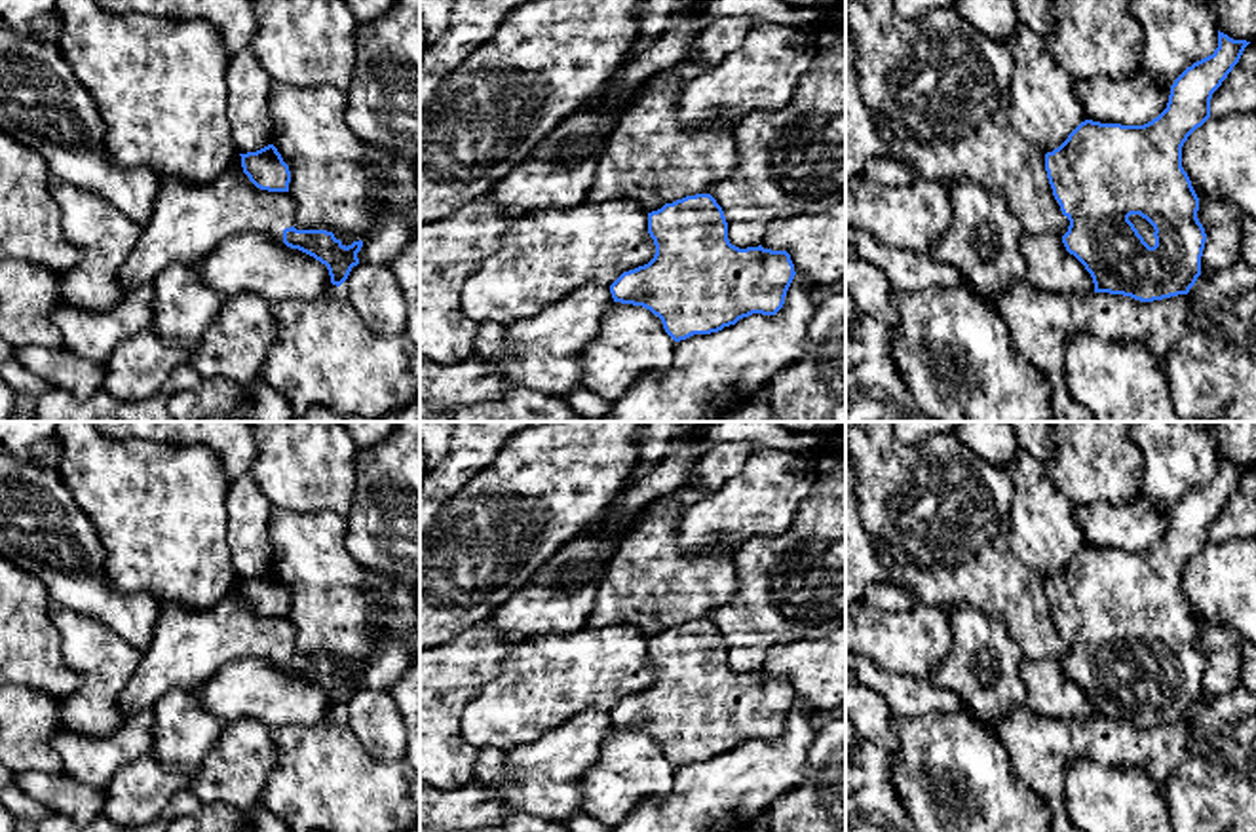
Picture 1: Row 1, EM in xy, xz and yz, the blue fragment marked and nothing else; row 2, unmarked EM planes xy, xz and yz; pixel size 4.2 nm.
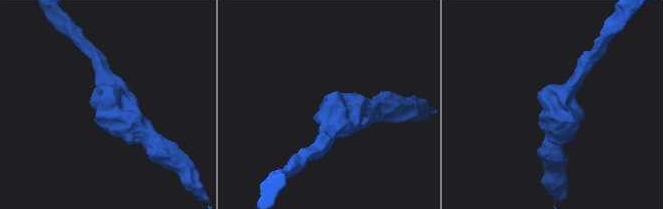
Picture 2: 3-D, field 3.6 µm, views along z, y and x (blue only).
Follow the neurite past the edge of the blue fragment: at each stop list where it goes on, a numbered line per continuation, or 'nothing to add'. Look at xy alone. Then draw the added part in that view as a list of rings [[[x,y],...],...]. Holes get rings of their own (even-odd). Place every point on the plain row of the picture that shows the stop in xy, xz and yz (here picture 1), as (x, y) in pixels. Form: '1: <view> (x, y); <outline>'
nothing to add

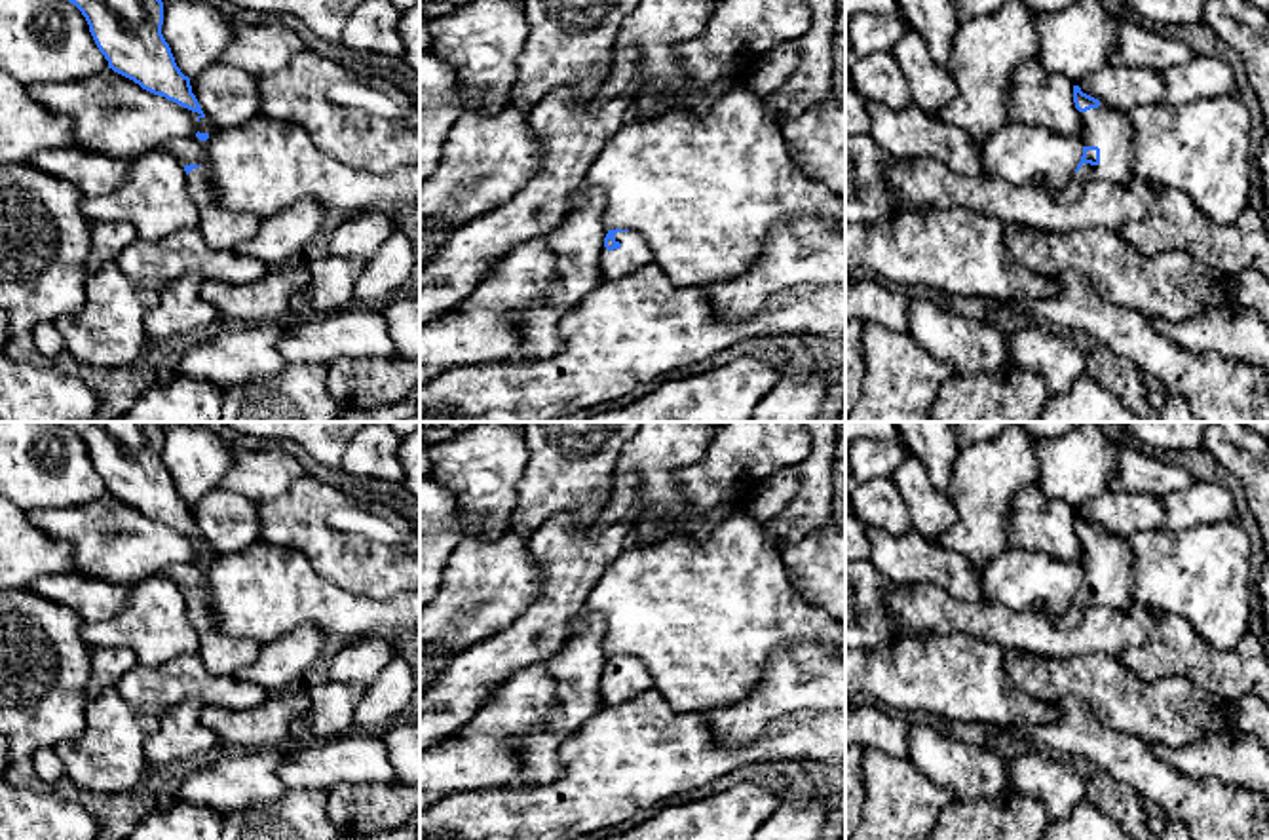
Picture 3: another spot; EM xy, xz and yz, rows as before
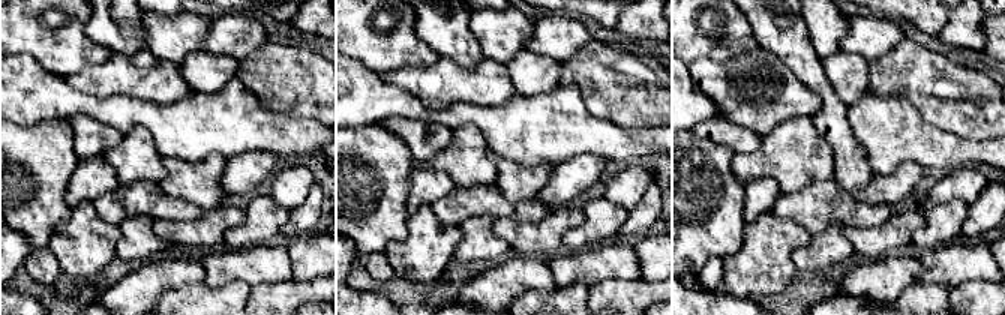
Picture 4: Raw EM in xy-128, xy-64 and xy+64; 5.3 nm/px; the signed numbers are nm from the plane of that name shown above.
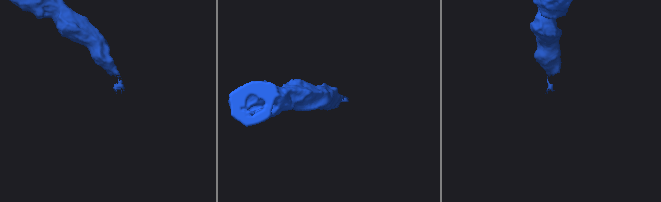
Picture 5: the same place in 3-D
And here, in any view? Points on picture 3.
1: yz (1110, 555); [[[1098,532],[1079,538],[1083,559],[1079,561],[1085,572],[1100,574],[1100,589],[1083,589],[1073,601],[1068,614],[1068,625],[1073,627],[1081,621],[1090,606],[1109,606],[1113,610],[1127,610],[1130,604],[1132,582],[1132,547],[1127,538]]]

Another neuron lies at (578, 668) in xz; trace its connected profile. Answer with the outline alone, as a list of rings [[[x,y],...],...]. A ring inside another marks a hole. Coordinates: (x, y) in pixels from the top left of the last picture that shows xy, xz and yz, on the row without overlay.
[[[600,614],[591,616],[585,627],[547,659],[549,675],[557,682],[559,707],[521,739],[521,768],[507,787],[557,781],[564,772],[560,745],[604,709],[600,699],[600,678],[608,659],[602,650],[604,629],[606,620]]]

